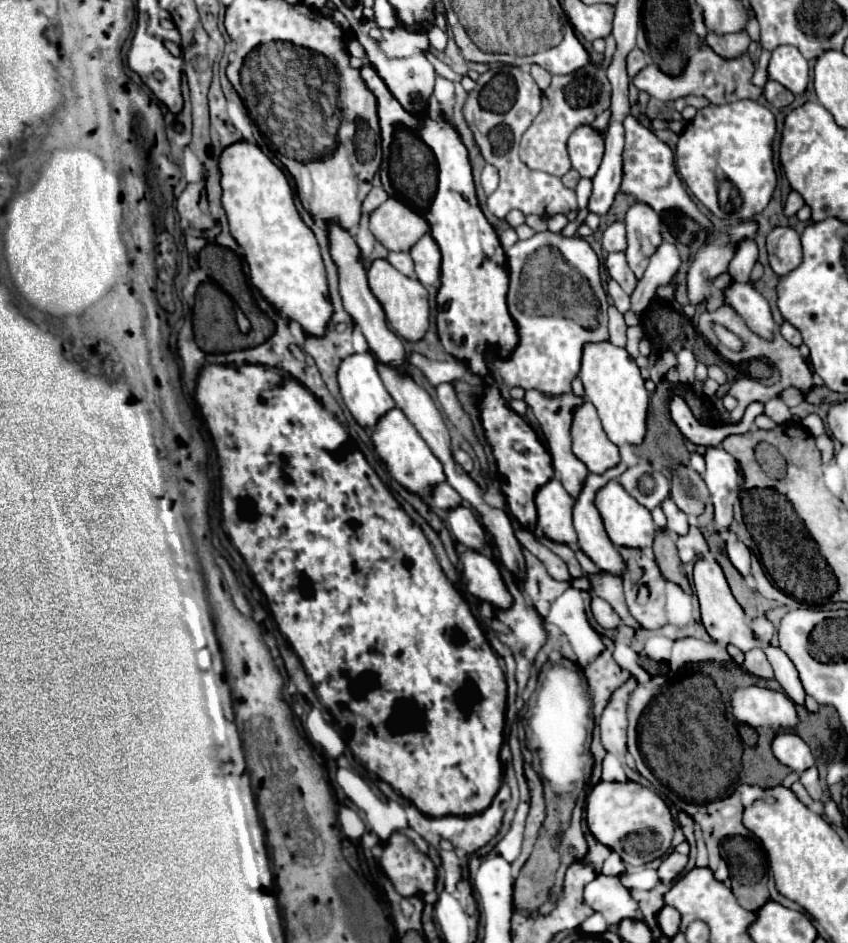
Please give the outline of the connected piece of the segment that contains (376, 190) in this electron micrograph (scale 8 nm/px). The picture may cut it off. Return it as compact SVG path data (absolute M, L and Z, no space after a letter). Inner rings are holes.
M373 187L371 191L369 191L369 195L365 197L365 201L363 201L363 213L371 213L371 211L375 211L383 201L387 201L387 191L383 189L383 187Z

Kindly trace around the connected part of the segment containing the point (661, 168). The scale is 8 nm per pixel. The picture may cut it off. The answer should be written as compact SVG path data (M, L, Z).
M627 115L627 119L625 119L625 153L623 153L623 183L621 183L621 191L631 193L635 199L651 205L655 211L679 209L689 219L697 221L701 227L705 227L705 229L713 227L713 223L697 209L693 199L687 195L681 179L677 177L673 151L663 141L659 141L653 135L653 131L643 127L631 115Z

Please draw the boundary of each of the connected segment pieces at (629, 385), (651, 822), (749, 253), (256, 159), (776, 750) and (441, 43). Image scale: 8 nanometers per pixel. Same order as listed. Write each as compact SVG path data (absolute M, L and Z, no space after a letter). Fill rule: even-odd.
M587 343L583 349L583 363L579 373L587 399L597 407L599 417L603 421L603 429L609 439L621 445L639 445L647 433L647 407L649 393L645 389L645 381L639 373L635 359L621 347L613 343Z
M601 781L601 783L597 783L587 797L587 825L599 843L617 851L623 857L623 861L633 863L633 865L641 865L641 863L653 861L659 855L663 855L669 849L671 839L673 839L673 831L675 831L673 817L669 813L669 807L665 805L665 801L661 797L657 797L653 791L649 791L647 787L633 783L633 781L627 781L627 783ZM643 833L657 833L661 837L659 851L649 853L649 855L641 855L641 857L629 857L623 851L623 839L627 835L643 835Z
M743 239L737 243L735 247L735 255L729 263L729 275L733 277L733 281L749 281L749 273L757 261L757 243L755 239Z
M247 141L233 143L221 153L221 187L223 187L221 203L227 213L229 231L245 253L251 283L259 289L259 293L269 305L281 311L287 319L299 323L307 335L325 335L325 327L333 315L325 265L313 231L303 223L295 207L293 191L283 171L265 153L261 153L257 145L251 145Z
M777 733L773 739L773 755L779 763L791 767L797 773L815 765L815 757L807 743L795 733Z
M433 25L433 27L427 31L427 37L429 37L431 49L445 51L445 47L447 47L447 33L445 33L445 31L441 31L437 25Z

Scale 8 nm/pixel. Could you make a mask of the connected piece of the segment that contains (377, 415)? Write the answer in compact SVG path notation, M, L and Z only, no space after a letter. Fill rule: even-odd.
M355 353L351 357L347 357L341 367L339 367L339 387L341 387L341 395L343 395L343 401L347 405L347 409L351 411L351 415L355 417L355 421L371 431L377 421L395 407L395 401L391 399L391 395L387 393L379 373L377 373L377 365L375 365L375 359L371 353Z

